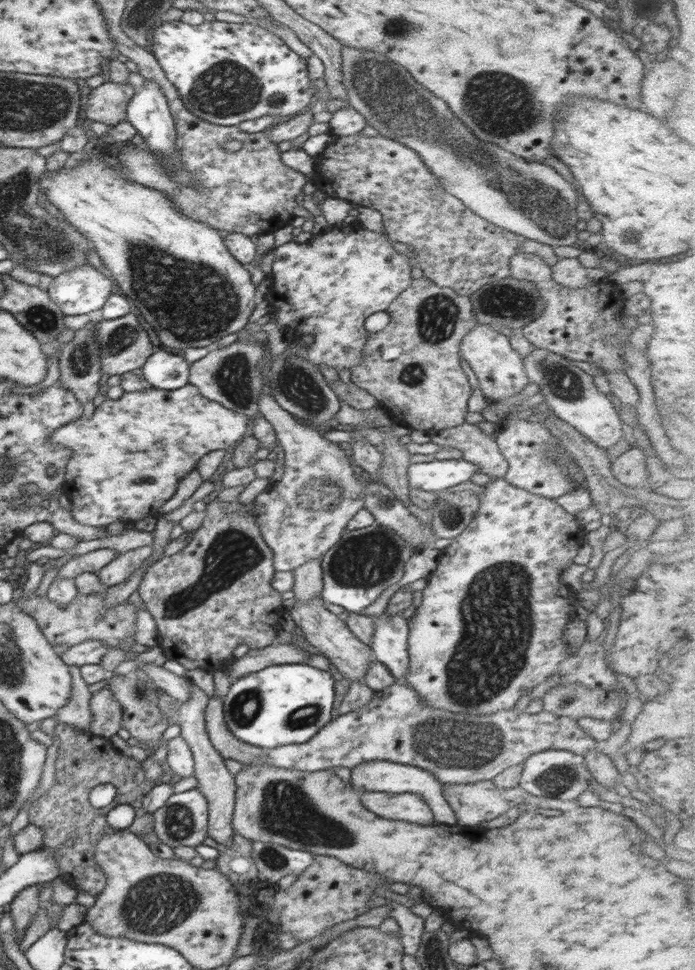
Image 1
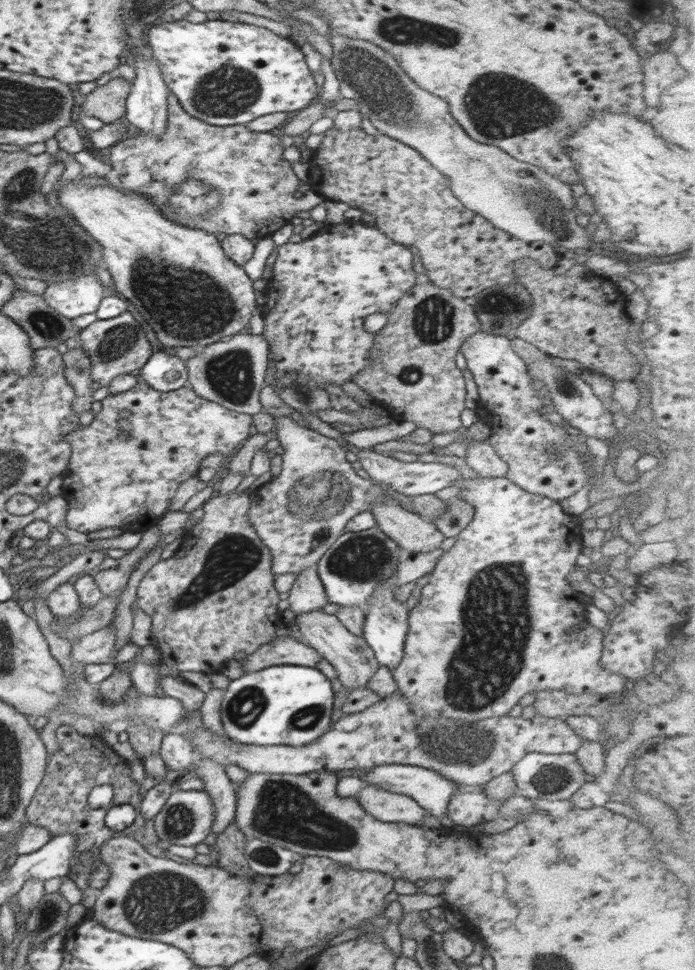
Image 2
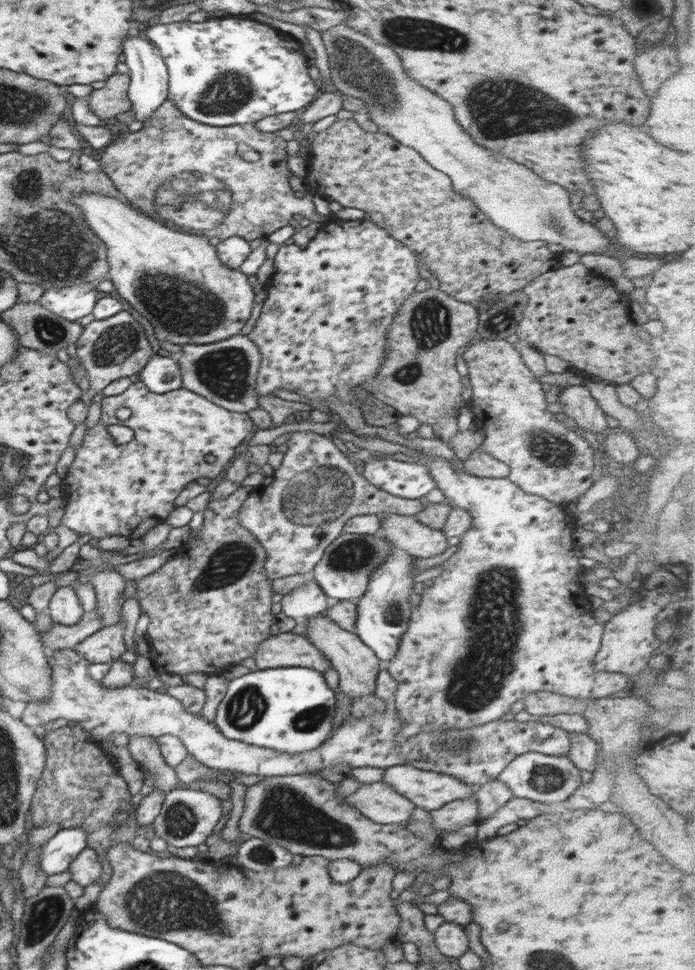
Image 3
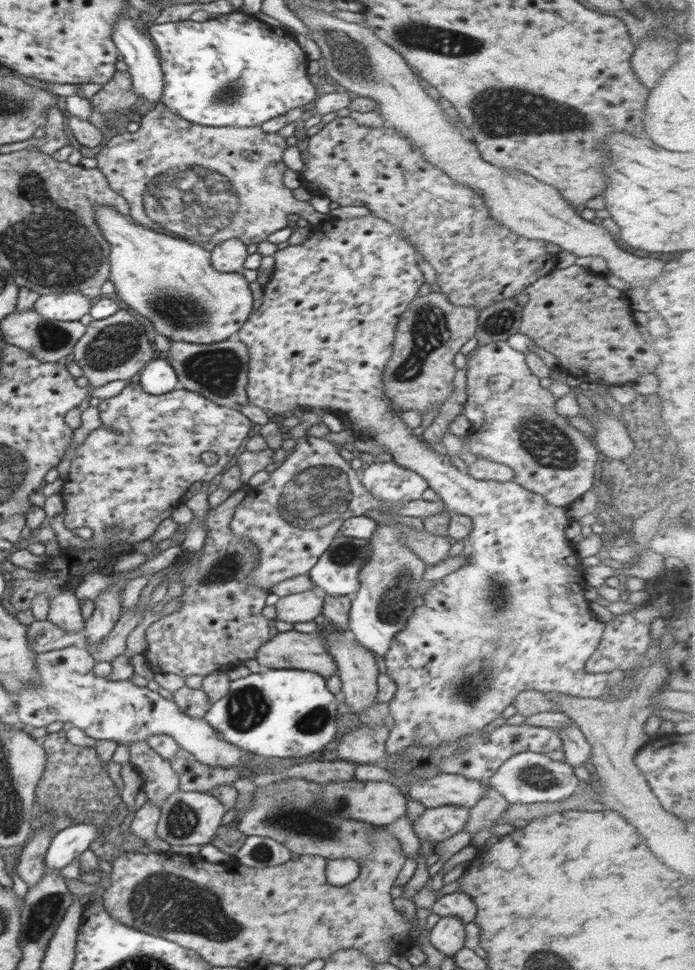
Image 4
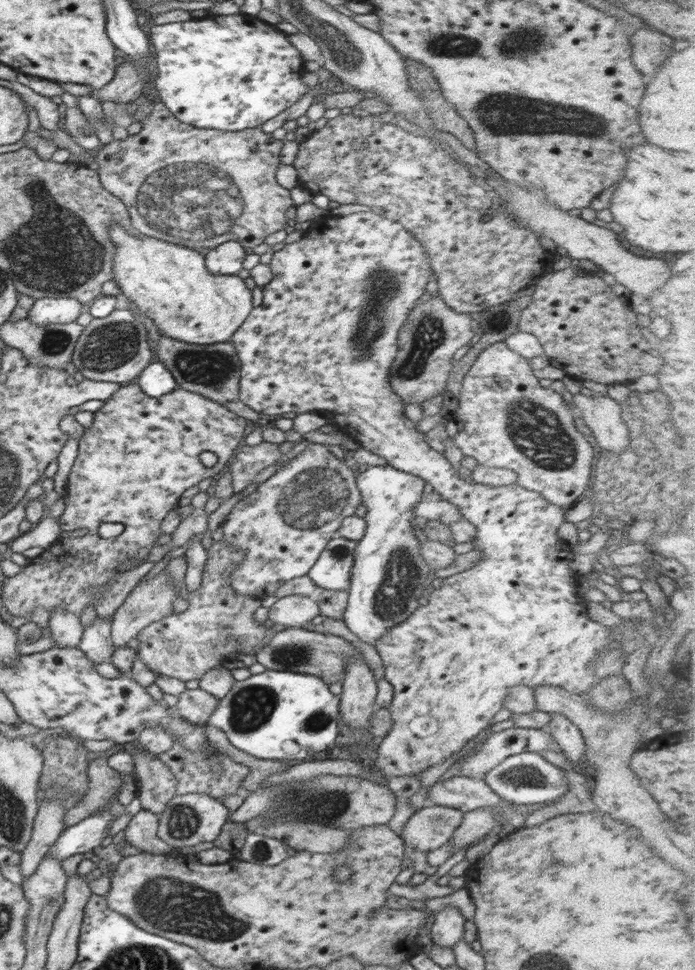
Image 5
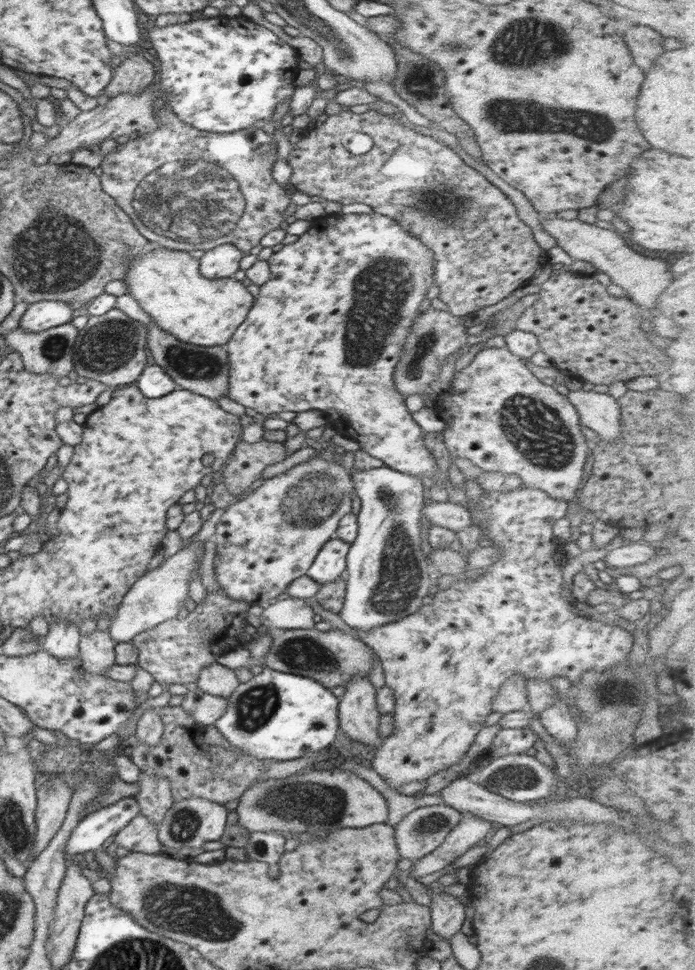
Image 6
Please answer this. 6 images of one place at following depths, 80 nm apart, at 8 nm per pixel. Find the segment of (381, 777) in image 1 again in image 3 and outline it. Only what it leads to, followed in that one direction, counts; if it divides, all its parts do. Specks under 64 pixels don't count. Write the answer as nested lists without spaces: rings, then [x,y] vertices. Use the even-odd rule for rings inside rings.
[[[412,765],[386,768],[382,781],[391,784],[396,792],[411,800],[416,807],[428,812],[475,794],[472,785],[455,776],[430,769],[416,769]]]

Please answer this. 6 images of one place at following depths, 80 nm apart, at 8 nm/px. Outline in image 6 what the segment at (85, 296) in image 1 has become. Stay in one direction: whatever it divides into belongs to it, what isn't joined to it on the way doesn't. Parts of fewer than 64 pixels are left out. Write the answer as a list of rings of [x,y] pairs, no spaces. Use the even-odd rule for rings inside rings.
[[[41,300],[29,303],[26,312],[20,317],[19,326],[28,333],[38,333],[55,328],[73,320],[73,308],[58,300]]]

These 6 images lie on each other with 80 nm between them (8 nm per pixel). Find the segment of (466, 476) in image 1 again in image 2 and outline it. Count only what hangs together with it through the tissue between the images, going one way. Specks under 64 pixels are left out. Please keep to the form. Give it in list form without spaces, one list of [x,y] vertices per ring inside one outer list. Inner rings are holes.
[[[359,450],[357,456],[353,459],[357,467],[364,468],[368,476],[374,482],[382,482],[392,486],[392,490],[400,494],[412,496],[420,496],[422,494],[432,494],[442,488],[451,486],[456,480],[462,478],[456,467],[444,465],[436,462],[404,462],[394,457],[389,458],[386,454],[373,450]]]

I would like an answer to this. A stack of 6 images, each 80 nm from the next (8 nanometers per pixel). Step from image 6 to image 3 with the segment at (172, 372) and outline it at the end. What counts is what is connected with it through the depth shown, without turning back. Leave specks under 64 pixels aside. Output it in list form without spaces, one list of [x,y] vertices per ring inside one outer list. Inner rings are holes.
[[[236,334],[230,338],[210,344],[182,345],[182,352],[176,356],[176,359],[182,373],[182,388],[191,390],[232,412],[247,413],[259,406],[258,396],[255,394],[255,380],[261,356],[258,347],[247,335]]]

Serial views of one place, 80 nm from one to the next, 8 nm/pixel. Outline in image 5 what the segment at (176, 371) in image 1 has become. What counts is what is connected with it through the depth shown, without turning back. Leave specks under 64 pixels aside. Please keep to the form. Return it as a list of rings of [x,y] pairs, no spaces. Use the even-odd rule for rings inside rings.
[[[160,361],[150,363],[136,380],[144,394],[152,398],[164,396],[178,388],[178,384],[170,370]]]

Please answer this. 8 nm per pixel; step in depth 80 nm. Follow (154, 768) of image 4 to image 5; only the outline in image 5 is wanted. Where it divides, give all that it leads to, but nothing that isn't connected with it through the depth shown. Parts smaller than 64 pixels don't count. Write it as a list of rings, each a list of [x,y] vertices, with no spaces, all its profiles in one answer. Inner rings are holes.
[[[139,749],[132,758],[142,809],[160,816],[176,794],[178,780],[156,755],[144,749]]]

